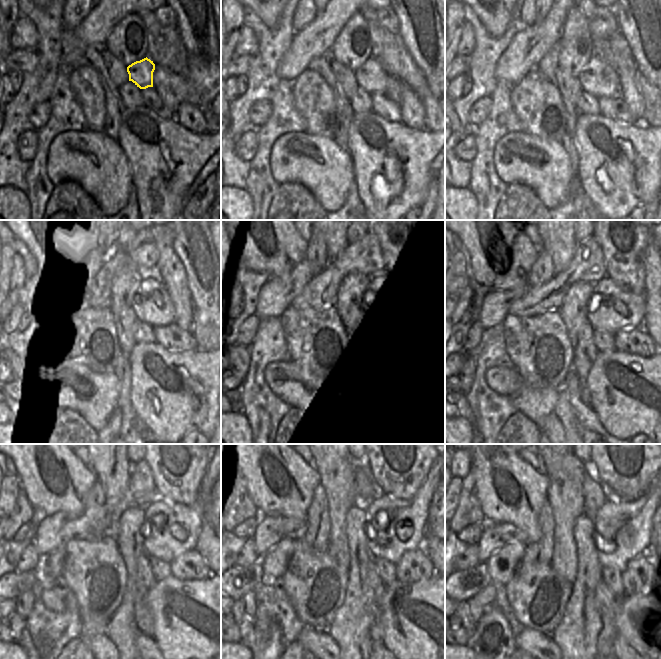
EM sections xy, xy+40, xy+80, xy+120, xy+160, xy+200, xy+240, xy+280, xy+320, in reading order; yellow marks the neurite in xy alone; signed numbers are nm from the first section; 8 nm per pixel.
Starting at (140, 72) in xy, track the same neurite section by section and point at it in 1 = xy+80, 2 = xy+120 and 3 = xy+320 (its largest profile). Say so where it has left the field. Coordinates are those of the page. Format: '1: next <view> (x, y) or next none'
1: next xy+80 (598, 79)
2: next xy+120 (152, 305)
3: next xy+320 (637, 515)

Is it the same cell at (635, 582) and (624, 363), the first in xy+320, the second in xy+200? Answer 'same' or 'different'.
different

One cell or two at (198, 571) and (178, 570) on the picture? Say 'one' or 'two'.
one

